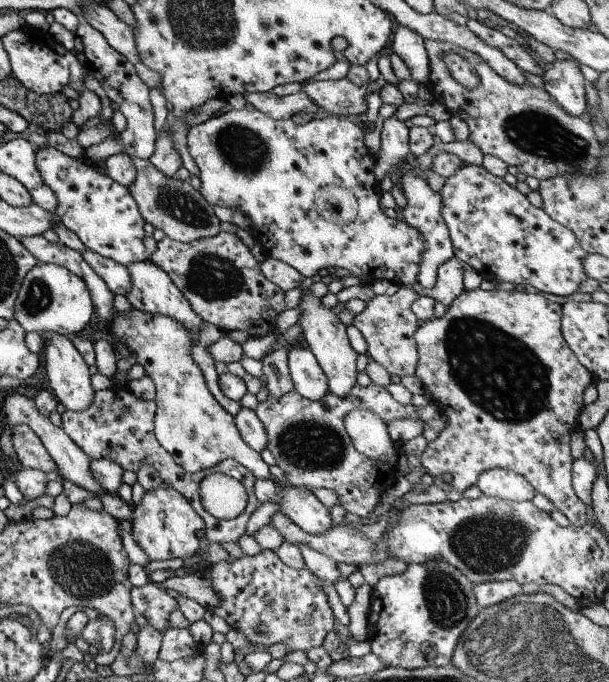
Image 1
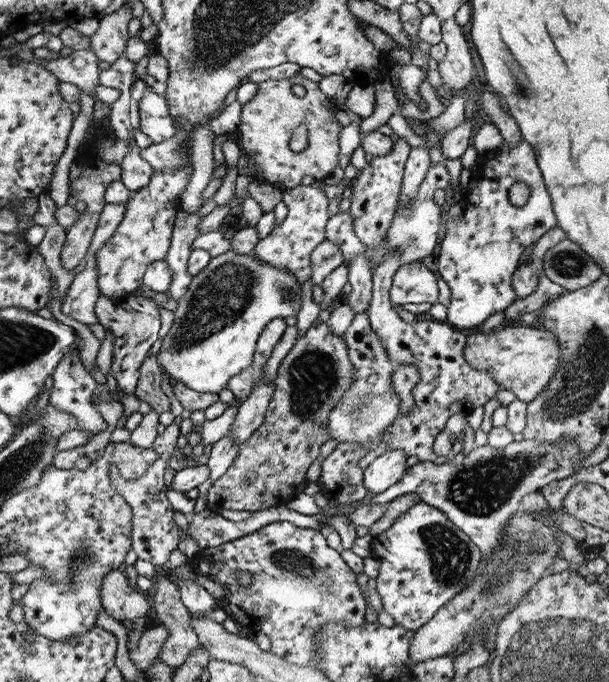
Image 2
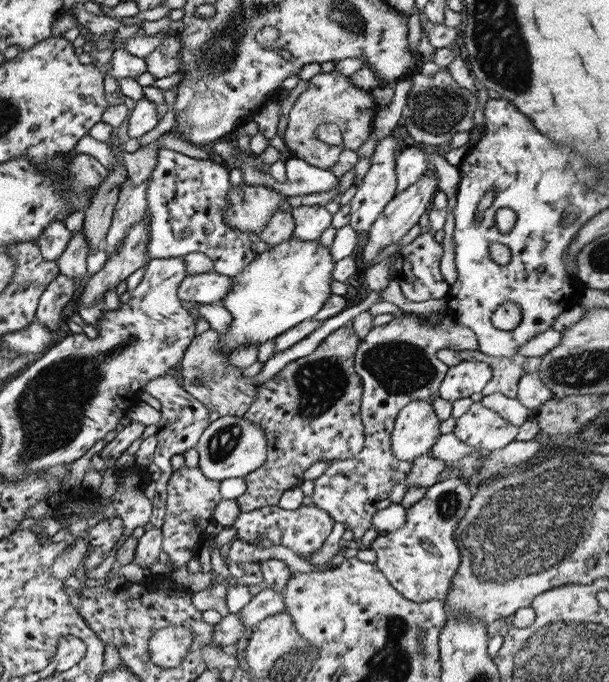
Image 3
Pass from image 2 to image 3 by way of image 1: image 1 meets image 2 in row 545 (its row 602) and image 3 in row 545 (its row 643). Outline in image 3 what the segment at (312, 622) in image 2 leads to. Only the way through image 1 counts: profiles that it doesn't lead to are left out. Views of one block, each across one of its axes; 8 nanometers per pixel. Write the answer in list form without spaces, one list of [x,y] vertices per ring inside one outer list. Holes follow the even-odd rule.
[[[311,503],[291,510],[283,510],[275,504],[251,512],[239,513],[230,526],[235,528],[235,534],[239,540],[245,541],[255,548],[285,546],[301,558],[301,556],[312,555],[315,550],[321,548],[321,544],[331,532],[332,525],[331,516]]]

